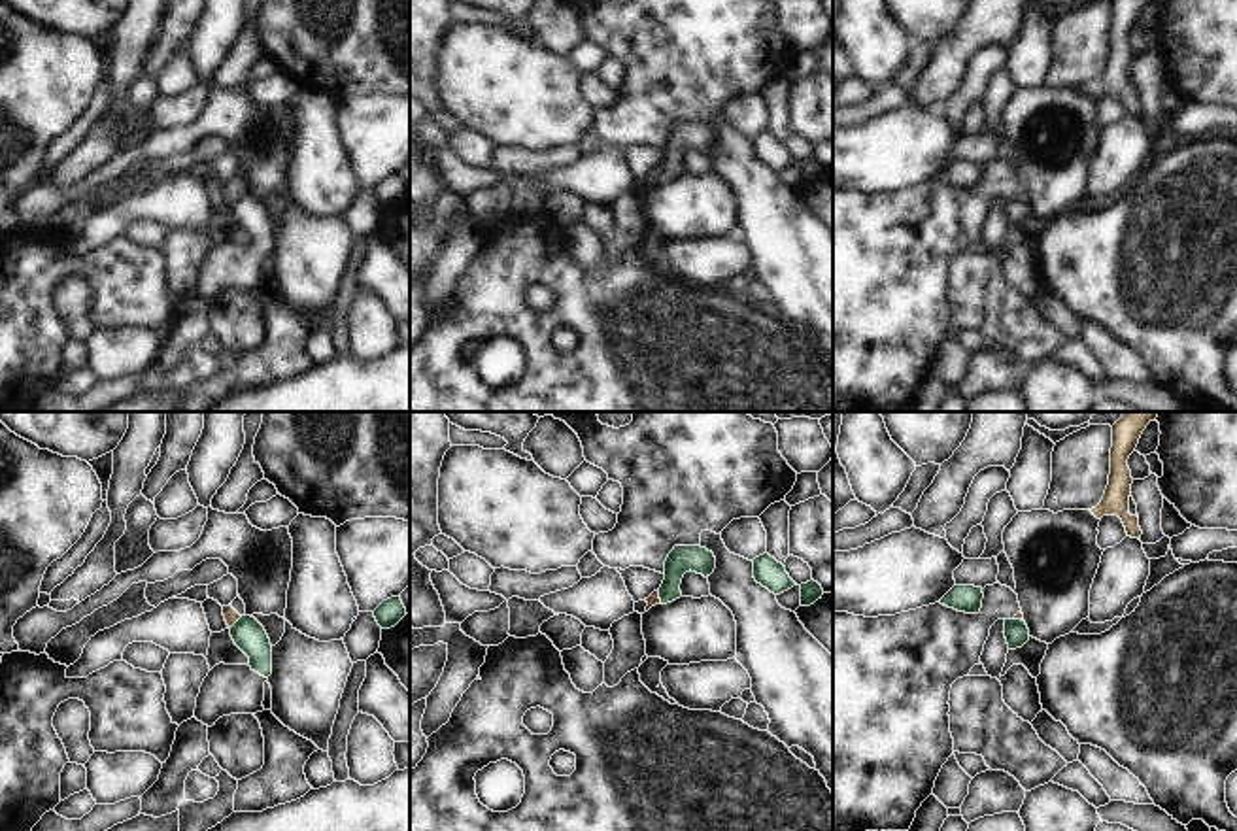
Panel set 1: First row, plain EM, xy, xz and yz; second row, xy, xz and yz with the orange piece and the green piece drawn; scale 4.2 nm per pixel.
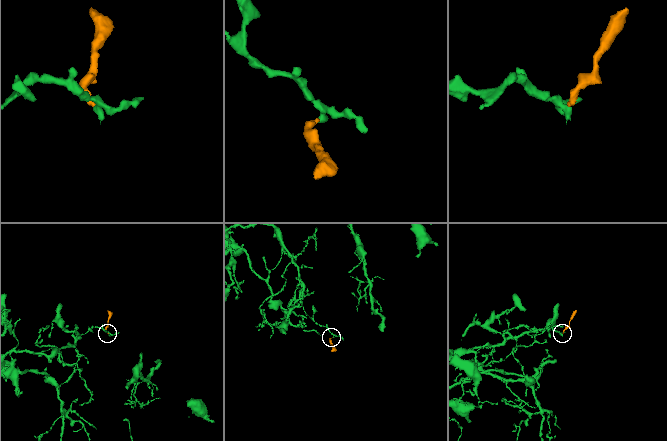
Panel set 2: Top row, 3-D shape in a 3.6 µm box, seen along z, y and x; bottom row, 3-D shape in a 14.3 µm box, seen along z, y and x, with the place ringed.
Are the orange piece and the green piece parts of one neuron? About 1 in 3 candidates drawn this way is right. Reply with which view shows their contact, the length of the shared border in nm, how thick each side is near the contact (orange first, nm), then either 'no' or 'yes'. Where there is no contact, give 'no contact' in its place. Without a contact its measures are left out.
xy | 80 nm | 60/140 nm | no

